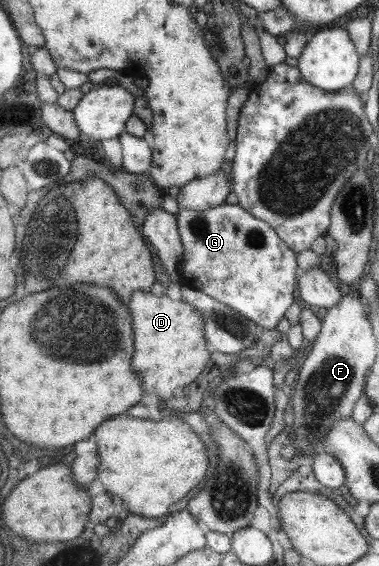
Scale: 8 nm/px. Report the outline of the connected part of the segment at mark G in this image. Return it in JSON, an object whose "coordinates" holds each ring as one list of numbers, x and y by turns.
{"coordinates":[[222,203,215,207,210,207,208,210,182,210,178,209,178,213,175,216,178,225,178,232,180,237,180,244,182,245,182,256,180,264,178,265,178,274,179,274,179,285,181,287,188,287,192,289,199,289,200,292,211,296,214,300,225,304,247,318,251,320,256,326,259,326,262,329,274,329,276,322,282,320,282,314,288,310,288,307,292,304,294,296,294,288,296,288,296,253,292,252,292,249,287,247,287,244,284,244,284,241,279,239,279,236,276,236,275,230,271,226,266,225,262,220,258,220,256,217,252,216,246,209,240,208,238,204,227,204]]}

